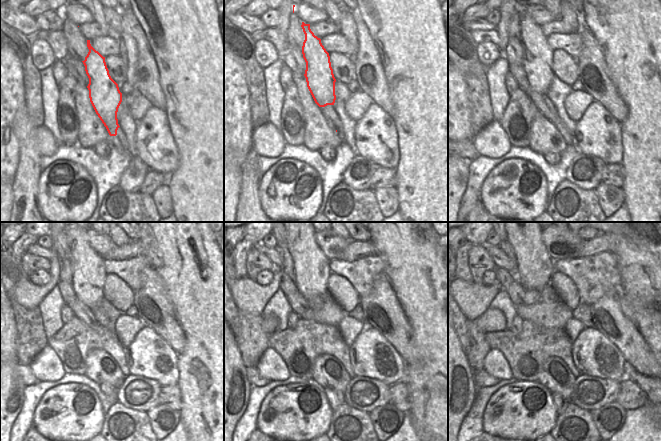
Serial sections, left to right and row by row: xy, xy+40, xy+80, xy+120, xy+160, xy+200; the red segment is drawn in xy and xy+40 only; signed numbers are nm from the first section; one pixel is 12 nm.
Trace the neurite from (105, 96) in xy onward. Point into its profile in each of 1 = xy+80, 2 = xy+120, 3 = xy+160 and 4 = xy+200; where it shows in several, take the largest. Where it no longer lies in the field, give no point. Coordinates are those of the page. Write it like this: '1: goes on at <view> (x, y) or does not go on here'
1: goes on at xy+80 (538, 63)
2: goes on at xy+120 (89, 274)
3: goes on at xy+160 (311, 267)
4: goes on at xy+200 (535, 267)

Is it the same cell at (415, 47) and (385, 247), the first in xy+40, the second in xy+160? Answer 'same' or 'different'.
same

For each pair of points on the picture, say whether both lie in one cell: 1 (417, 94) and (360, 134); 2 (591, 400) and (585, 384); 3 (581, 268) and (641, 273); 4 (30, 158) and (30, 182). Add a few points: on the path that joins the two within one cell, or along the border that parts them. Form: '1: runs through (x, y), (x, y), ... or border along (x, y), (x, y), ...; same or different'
1: border along (392, 117), (398, 140); different
2: runs through (591, 396), (591, 393), (586, 388); same
3: border along (609, 251), (616, 258), (622, 293); different
4: runs through (30, 164), (30, 176); same

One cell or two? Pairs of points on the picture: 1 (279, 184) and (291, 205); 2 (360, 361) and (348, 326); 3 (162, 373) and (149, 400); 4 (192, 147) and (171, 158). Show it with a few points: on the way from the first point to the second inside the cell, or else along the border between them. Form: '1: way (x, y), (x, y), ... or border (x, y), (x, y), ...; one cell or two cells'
1: way (283, 189), (283, 197), (286, 200); one cell
2: border (364, 322), (362, 331), (348, 346); two cells
3: border (135, 376), (155, 379), (162, 386); two cells
4: border (170, 133), (178, 152), (178, 167), (171, 174); two cells

